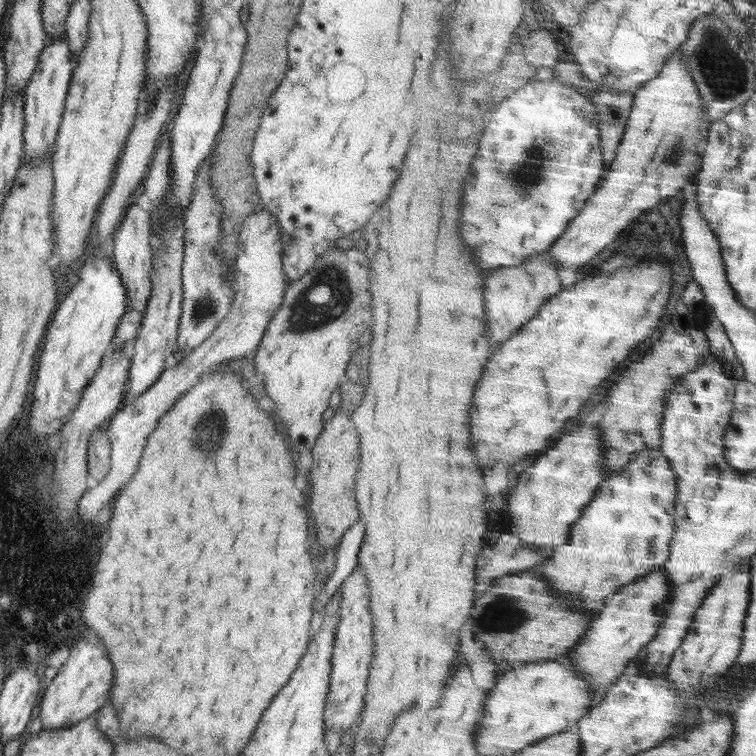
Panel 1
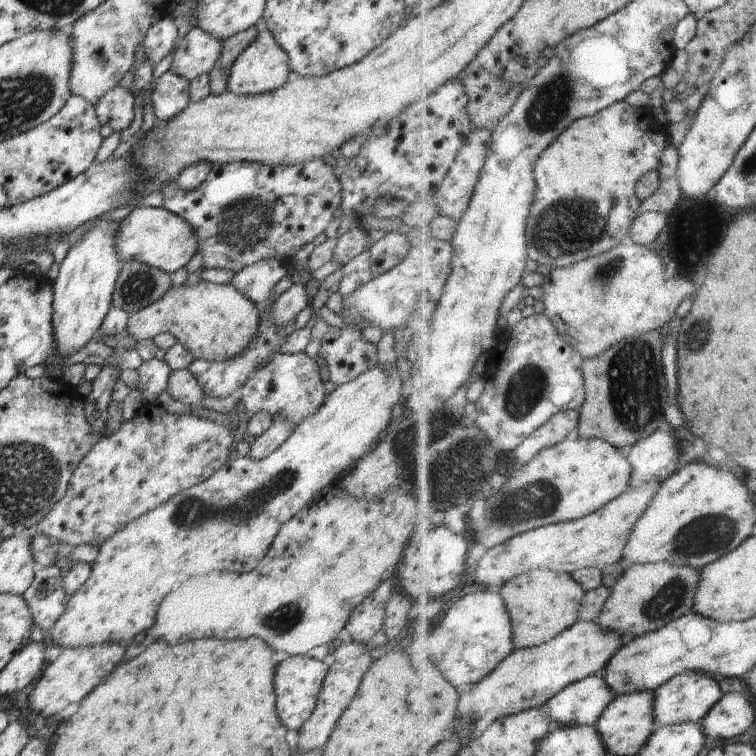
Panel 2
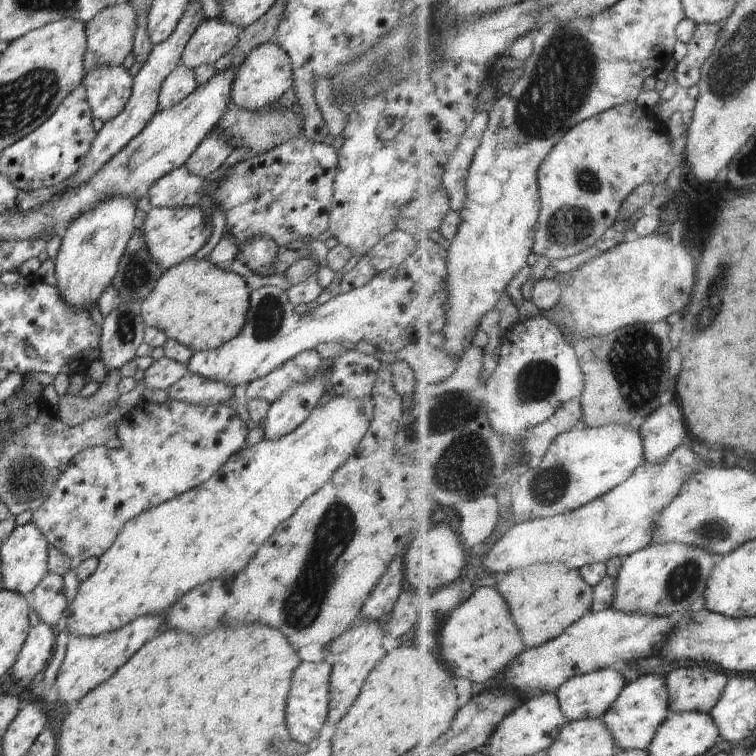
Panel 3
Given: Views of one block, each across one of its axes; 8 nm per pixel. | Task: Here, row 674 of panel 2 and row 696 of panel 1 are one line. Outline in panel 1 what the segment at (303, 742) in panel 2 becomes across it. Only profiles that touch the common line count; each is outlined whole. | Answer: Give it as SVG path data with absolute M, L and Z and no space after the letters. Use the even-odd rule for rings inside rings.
M358 566L341 584L340 589L340 623L335 631L332 672L329 678L329 691L325 698L324 728L335 730L338 734L346 732L362 714L366 683L374 657L374 638L372 613L370 613L370 587L361 566Z

